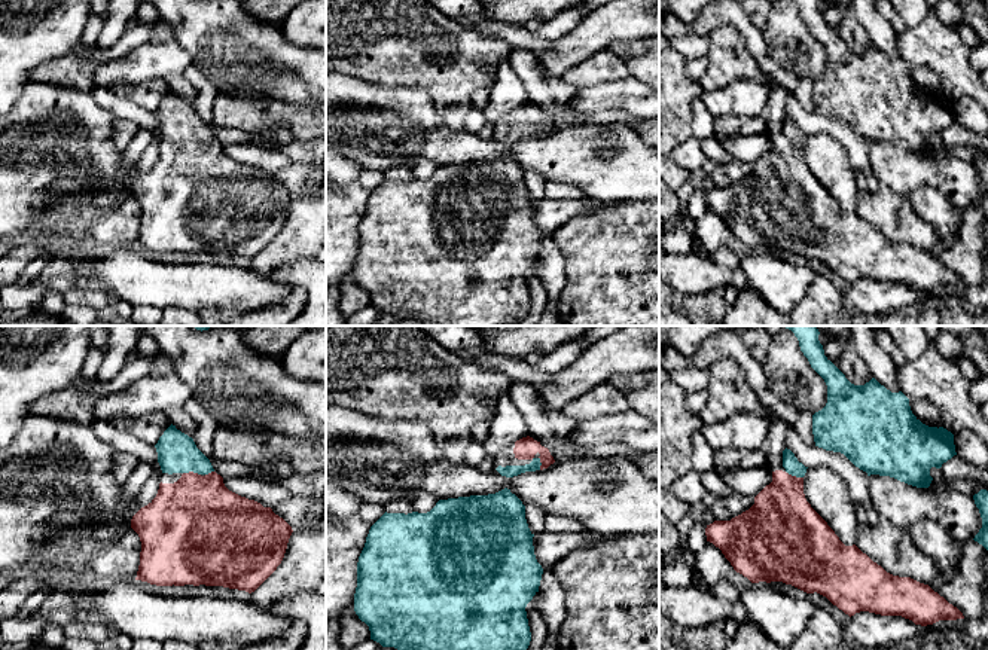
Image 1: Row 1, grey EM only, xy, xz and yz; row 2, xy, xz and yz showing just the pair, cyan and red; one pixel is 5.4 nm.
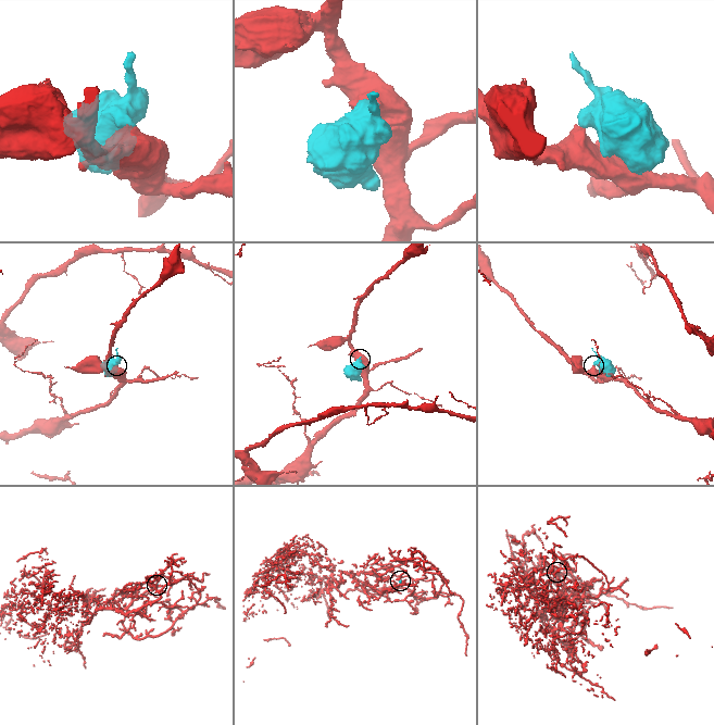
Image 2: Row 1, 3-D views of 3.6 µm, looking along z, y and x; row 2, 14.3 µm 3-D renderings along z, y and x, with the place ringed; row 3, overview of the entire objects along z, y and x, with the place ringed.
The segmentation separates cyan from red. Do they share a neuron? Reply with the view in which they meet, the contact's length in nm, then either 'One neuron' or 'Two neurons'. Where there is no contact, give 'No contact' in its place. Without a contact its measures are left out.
Touches cyan in xy. Shared border 100 nm. One neuron

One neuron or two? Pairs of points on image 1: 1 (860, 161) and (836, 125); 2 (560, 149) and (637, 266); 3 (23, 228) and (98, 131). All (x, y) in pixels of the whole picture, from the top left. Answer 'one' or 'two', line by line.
1: one
2: two
3: one

